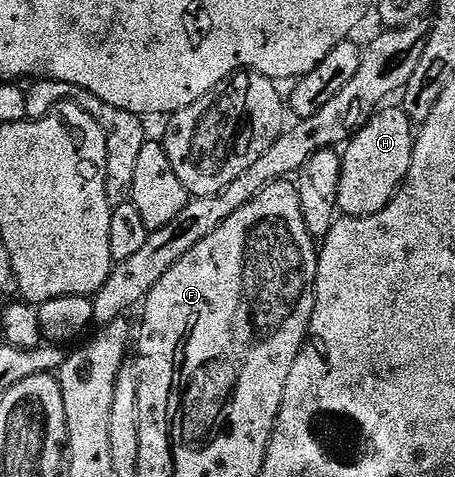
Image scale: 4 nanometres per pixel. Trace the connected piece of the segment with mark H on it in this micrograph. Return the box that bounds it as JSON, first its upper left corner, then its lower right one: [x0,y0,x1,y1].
[337,108,415,217]

